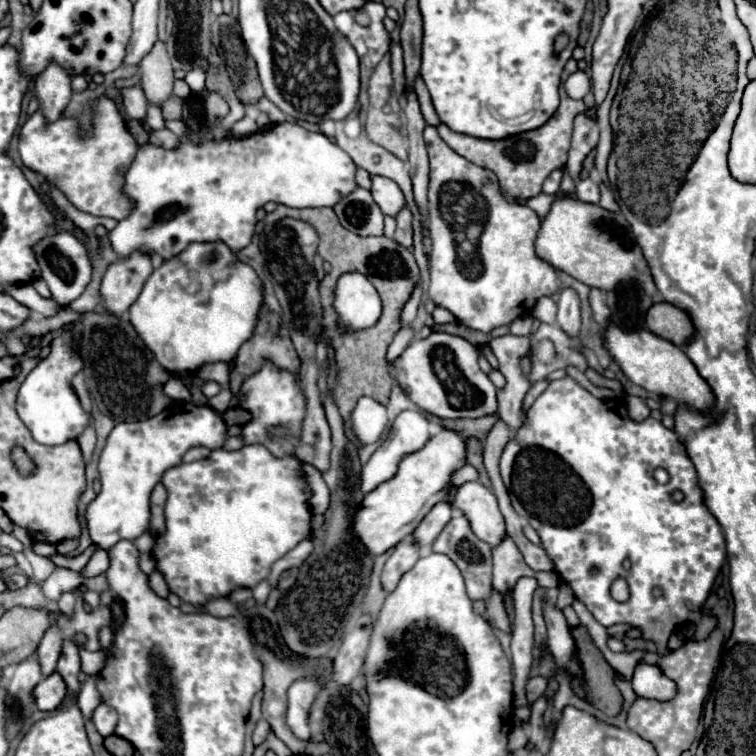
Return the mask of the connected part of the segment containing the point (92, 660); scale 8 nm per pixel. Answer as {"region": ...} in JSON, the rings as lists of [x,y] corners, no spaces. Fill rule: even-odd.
{"region":[[[81,650],[81,670],[89,676],[95,676],[101,672],[103,664],[105,664],[105,652],[99,650],[99,654],[95,652],[89,652],[89,650]],[[99,656],[99,658],[97,658]]]}

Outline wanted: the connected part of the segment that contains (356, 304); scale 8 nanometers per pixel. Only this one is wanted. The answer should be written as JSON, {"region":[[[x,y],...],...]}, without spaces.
{"region":[[[359,272],[341,274],[335,286],[333,308],[341,330],[371,328],[381,316],[381,298],[367,276]]]}

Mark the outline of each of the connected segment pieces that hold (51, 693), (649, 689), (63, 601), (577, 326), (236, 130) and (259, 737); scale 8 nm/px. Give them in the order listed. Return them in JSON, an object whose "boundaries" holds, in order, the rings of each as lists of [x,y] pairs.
{"boundaries":[[[[57,672],[47,676],[35,688],[35,700],[37,700],[39,710],[55,710],[55,708],[59,708],[61,702],[65,700],[65,696],[67,696],[67,684]]],[[[637,664],[633,674],[633,690],[641,698],[653,698],[659,702],[673,700],[677,694],[677,684],[669,680],[659,666]]],[[[63,592],[61,598],[57,600],[57,606],[59,606],[59,610],[61,610],[65,616],[71,616],[71,614],[73,614],[75,596],[77,596],[77,592]]],[[[563,288],[559,298],[559,312],[557,312],[557,324],[569,334],[579,336],[581,332],[581,312],[579,312],[579,296],[573,288]]],[[[245,116],[243,120],[239,120],[239,122],[235,122],[235,124],[231,126],[231,136],[235,136],[235,138],[245,138],[245,136],[255,134],[257,130],[259,130],[259,128],[257,128],[255,120],[253,120],[251,116]]],[[[259,720],[257,726],[255,726],[255,730],[253,730],[253,744],[259,746],[265,740],[265,736],[267,736],[269,730],[271,730],[271,726],[267,724],[267,720]]]]}

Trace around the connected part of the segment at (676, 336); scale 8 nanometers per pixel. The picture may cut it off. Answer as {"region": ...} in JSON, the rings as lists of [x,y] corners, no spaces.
{"region":[[[669,302],[653,304],[647,312],[645,324],[653,334],[673,342],[675,346],[685,346],[695,332],[691,318]]]}

